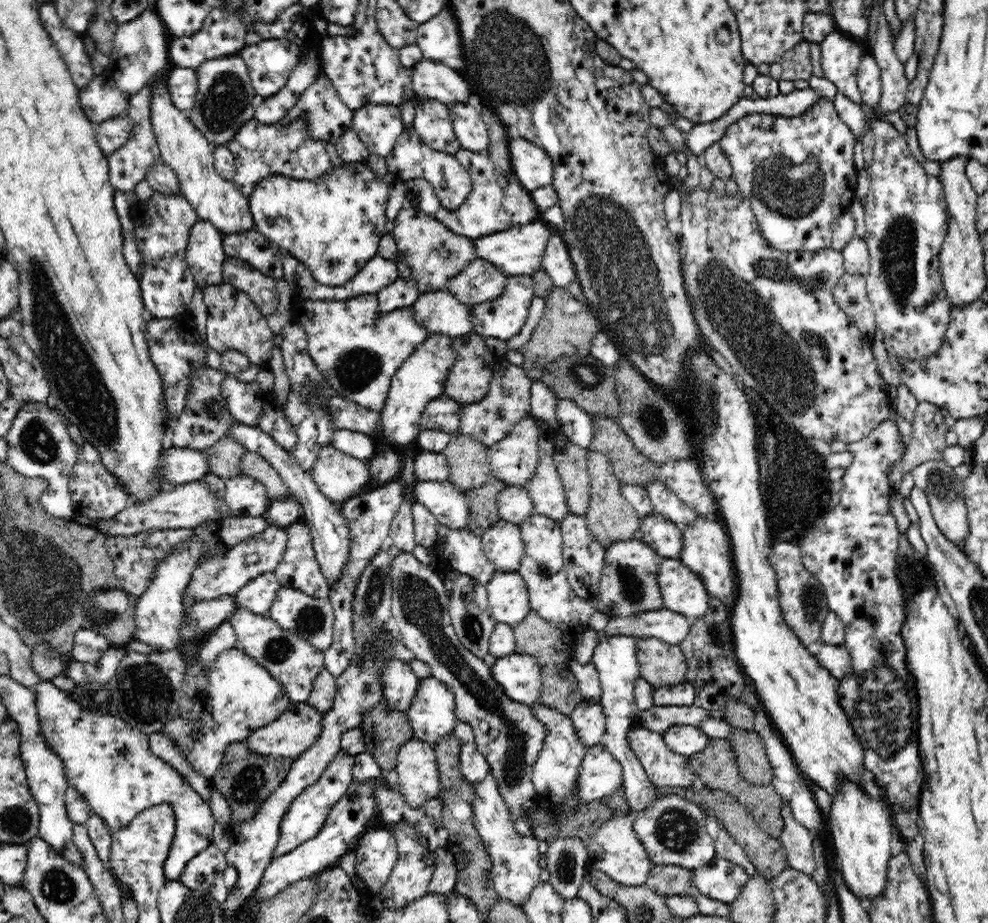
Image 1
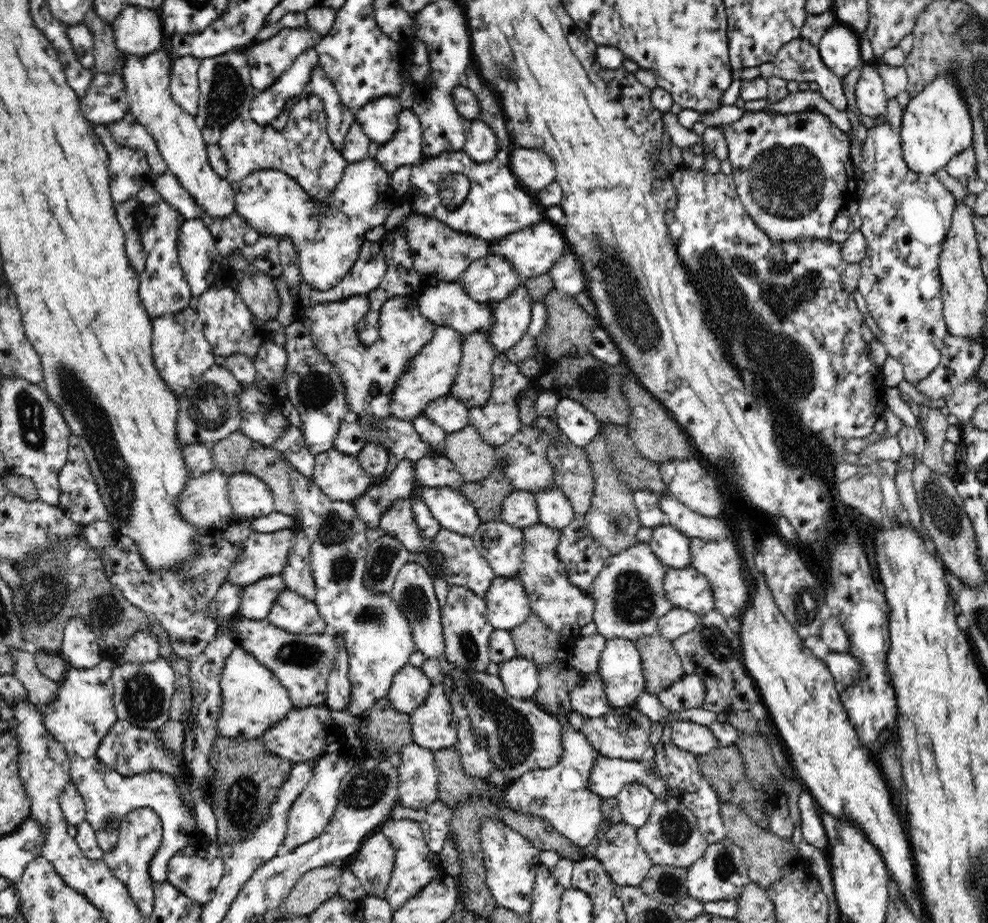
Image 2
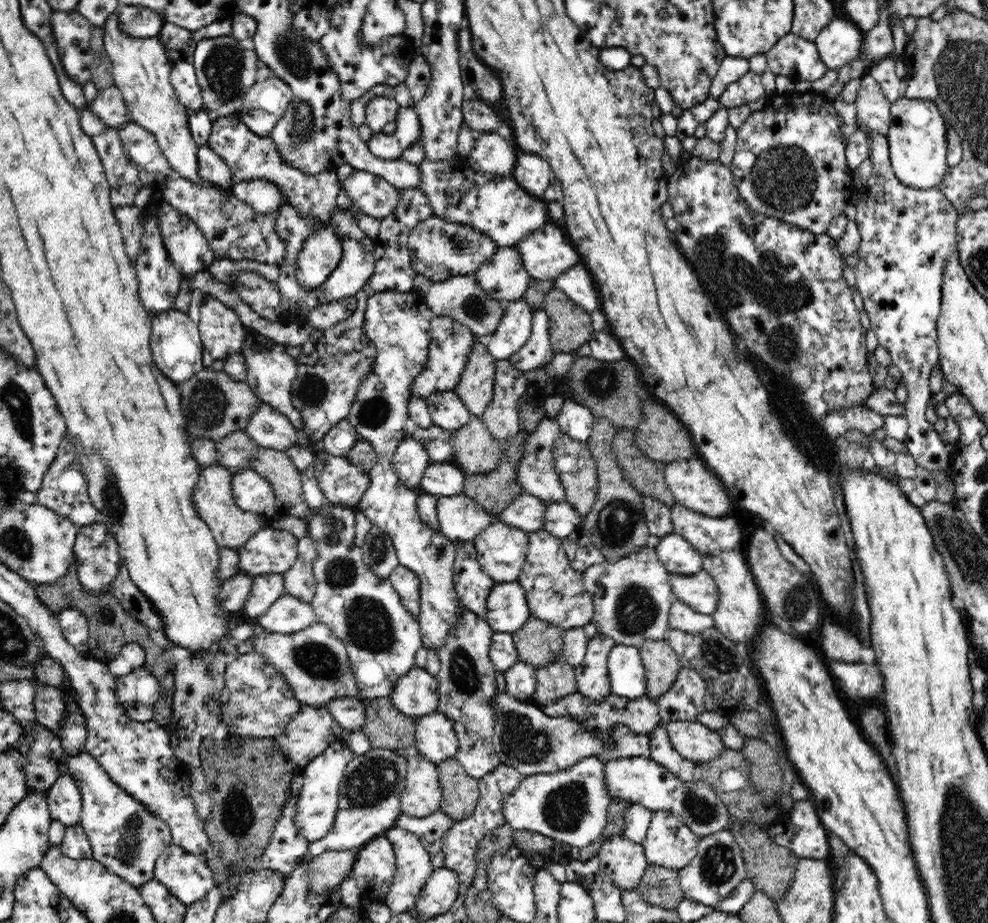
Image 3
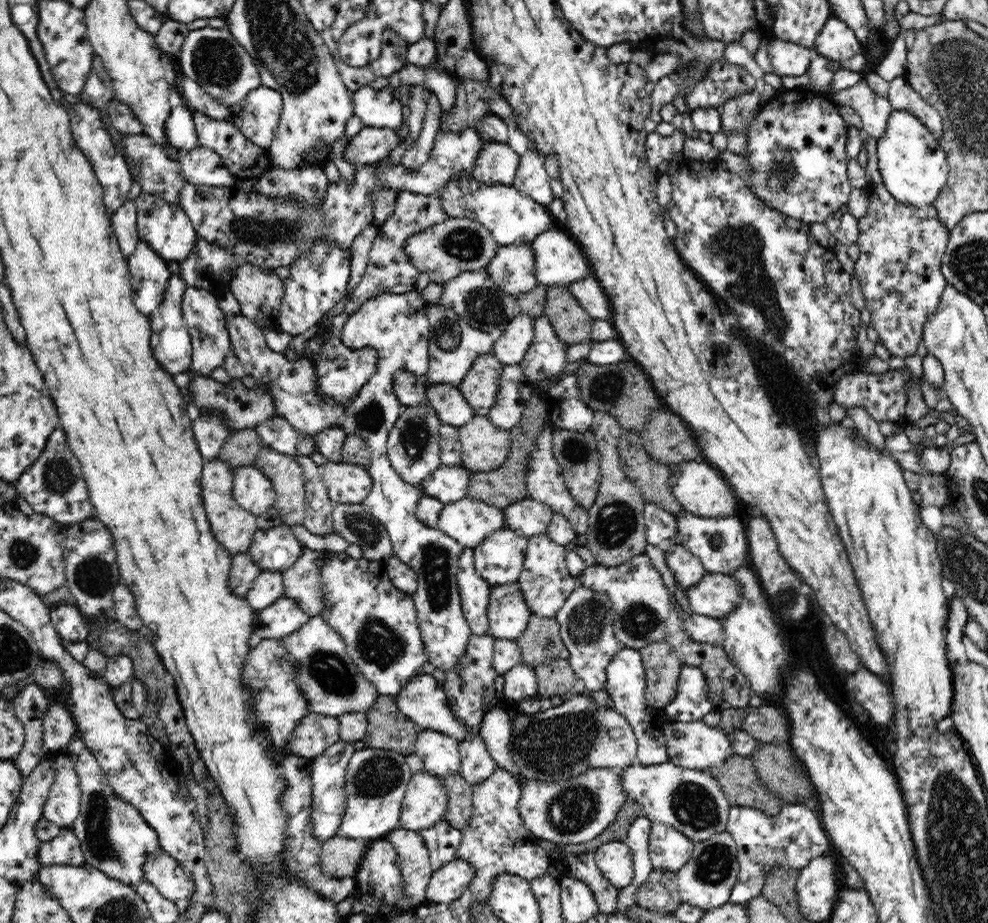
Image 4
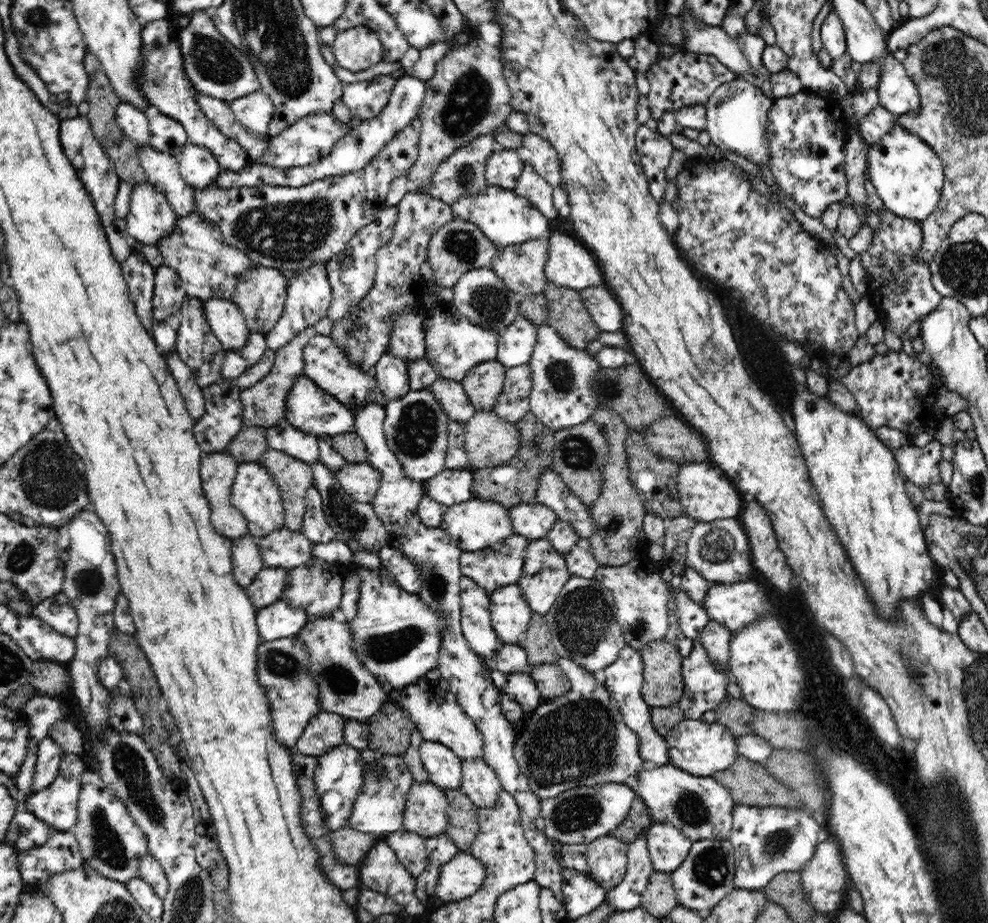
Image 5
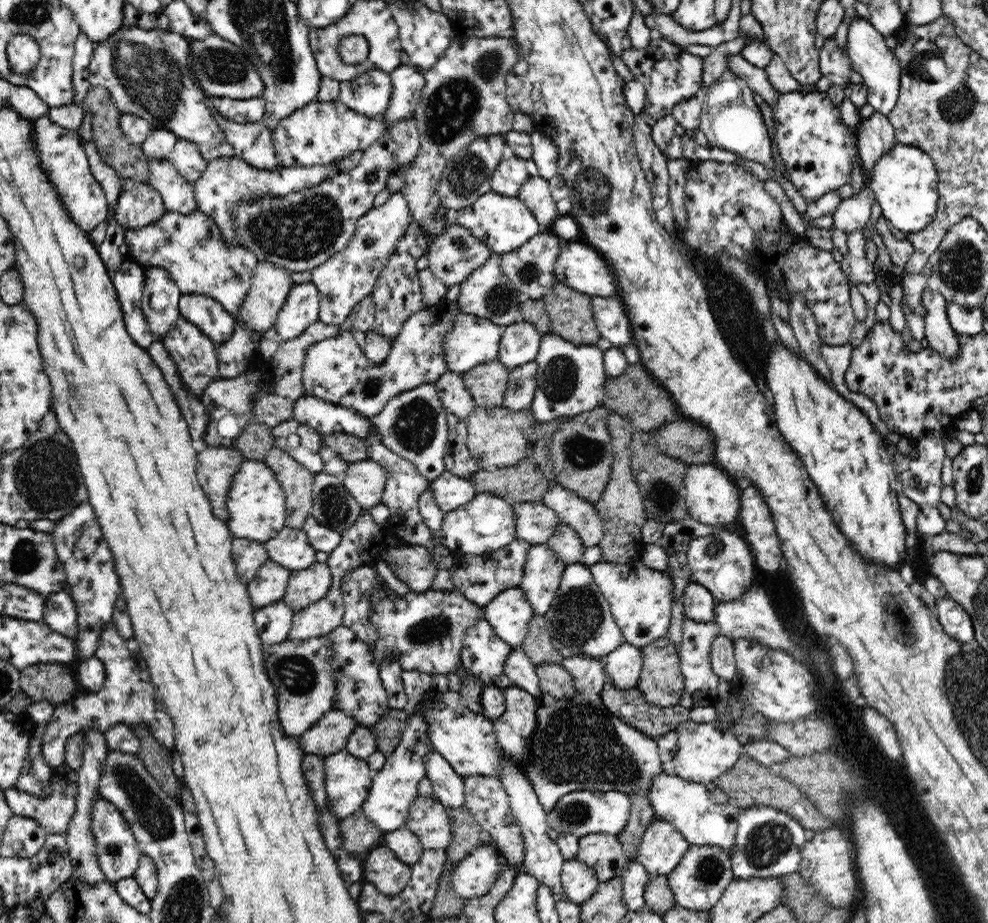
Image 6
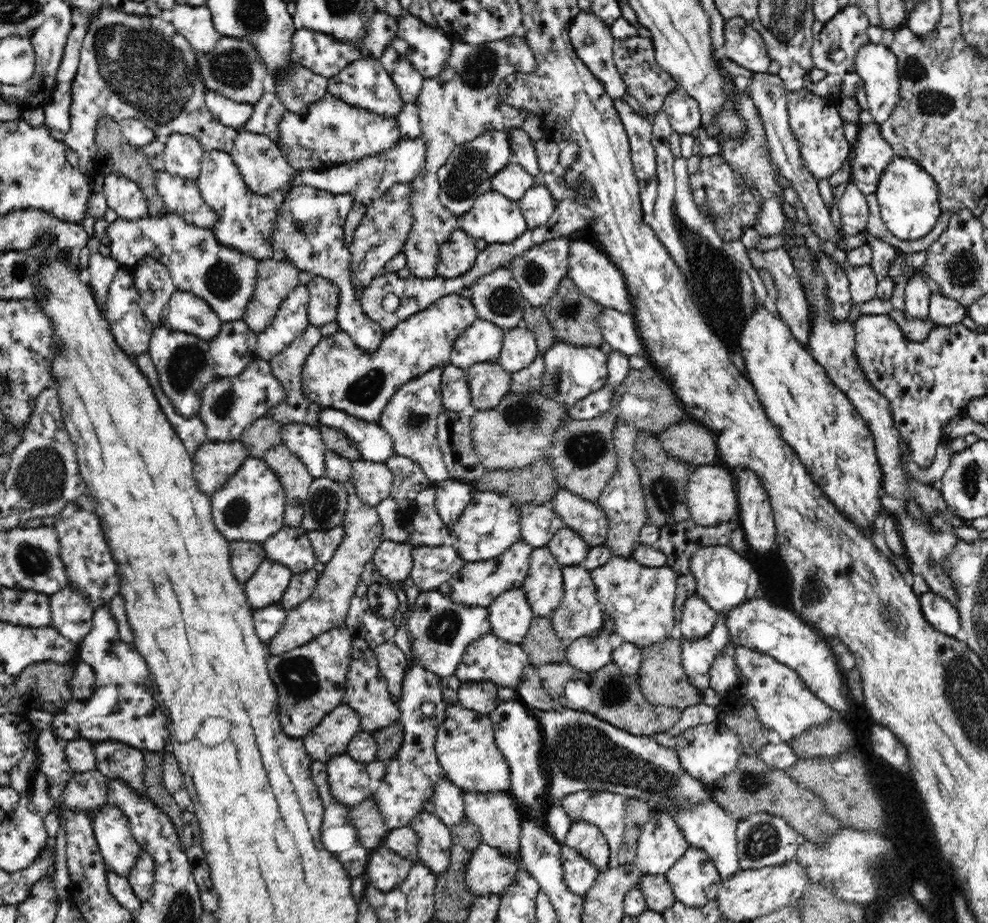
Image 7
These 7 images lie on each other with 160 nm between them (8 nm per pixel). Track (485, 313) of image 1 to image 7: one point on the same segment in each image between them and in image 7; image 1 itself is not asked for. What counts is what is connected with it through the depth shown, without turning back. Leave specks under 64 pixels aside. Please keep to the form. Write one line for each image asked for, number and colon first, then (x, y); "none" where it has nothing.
2: (512, 316)
3: (515, 328)
4: (510, 346)
5: (516, 345)
6: (520, 342)
7: (519, 349)

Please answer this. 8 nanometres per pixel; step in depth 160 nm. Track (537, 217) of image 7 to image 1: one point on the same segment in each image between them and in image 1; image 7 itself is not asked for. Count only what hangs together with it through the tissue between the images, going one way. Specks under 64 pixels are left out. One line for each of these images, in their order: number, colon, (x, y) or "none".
1: (532, 166)
2: (533, 168)
3: (532, 172)
4: (531, 179)
5: (530, 185)
6: (535, 193)

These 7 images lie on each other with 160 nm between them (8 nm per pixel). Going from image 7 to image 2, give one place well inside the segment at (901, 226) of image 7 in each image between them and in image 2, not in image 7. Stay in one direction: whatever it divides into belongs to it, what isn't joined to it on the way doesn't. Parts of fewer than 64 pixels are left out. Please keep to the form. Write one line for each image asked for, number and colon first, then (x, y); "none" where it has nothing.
2: (935, 125)
3: (916, 136)
4: (914, 169)
5: (908, 175)
6: (904, 180)

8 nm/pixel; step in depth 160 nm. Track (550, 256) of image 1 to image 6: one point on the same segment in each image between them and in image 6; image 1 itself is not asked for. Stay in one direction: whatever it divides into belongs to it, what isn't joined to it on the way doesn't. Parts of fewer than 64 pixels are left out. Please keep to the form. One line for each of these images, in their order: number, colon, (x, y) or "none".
2: (567, 273)
3: (577, 283)
4: (589, 293)
5: (605, 310)
6: (611, 318)

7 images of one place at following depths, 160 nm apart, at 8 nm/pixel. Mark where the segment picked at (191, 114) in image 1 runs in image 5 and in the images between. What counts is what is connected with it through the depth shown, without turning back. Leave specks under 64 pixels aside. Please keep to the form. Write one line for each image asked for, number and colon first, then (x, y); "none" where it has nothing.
2: (225, 90)
3: (226, 68)
4: (211, 57)
5: (216, 68)

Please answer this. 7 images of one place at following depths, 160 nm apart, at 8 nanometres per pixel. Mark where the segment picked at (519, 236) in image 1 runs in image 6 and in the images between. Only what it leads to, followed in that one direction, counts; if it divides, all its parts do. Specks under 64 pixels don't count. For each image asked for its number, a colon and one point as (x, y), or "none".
2: (534, 250)
3: (547, 253)
4: (559, 260)
5: (570, 264)
6: (579, 266)

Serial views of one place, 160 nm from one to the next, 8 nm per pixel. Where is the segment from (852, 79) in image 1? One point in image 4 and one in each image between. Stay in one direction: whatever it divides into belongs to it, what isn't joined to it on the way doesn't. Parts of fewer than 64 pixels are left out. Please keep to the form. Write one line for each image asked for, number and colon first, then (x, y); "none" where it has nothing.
2: (840, 46)
3: (840, 41)
4: (836, 40)

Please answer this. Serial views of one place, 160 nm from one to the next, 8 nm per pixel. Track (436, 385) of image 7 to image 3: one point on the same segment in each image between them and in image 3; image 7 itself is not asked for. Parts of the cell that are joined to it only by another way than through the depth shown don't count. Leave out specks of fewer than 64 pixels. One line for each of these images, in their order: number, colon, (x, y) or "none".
3: (411, 459)
4: (414, 443)
5: (415, 426)
6: (413, 424)

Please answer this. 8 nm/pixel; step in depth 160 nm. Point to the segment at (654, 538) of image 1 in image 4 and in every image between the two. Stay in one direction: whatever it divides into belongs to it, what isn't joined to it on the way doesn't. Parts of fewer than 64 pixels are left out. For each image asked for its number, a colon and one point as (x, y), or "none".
2: (672, 547)
3: (675, 552)
4: (688, 570)

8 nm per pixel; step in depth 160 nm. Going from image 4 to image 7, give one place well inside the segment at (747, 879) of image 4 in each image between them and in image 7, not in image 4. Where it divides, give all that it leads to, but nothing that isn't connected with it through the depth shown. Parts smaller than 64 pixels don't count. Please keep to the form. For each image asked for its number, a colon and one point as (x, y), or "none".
5: (778, 839)
6: (767, 844)
7: (763, 840)

